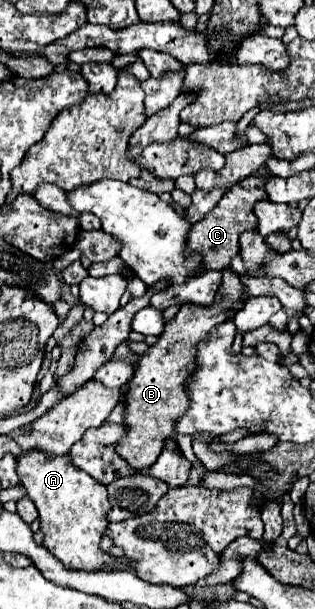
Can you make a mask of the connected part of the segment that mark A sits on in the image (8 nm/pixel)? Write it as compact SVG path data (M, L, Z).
M39 451L27 453L23 457L17 459L17 473L21 479L21 485L25 485L29 499L35 503L37 511L39 511L39 521L41 521L41 533L43 533L43 545L47 547L47 551L51 555L55 555L67 569L81 569L81 571L107 571L109 565L123 565L125 571L133 571L133 565L127 557L113 557L107 551L103 551L99 547L109 521L107 521L107 513L111 511L109 499L107 499L107 489L105 485L97 483L95 479L91 479L85 471L79 471L77 467L71 465L69 457L45 457Z

